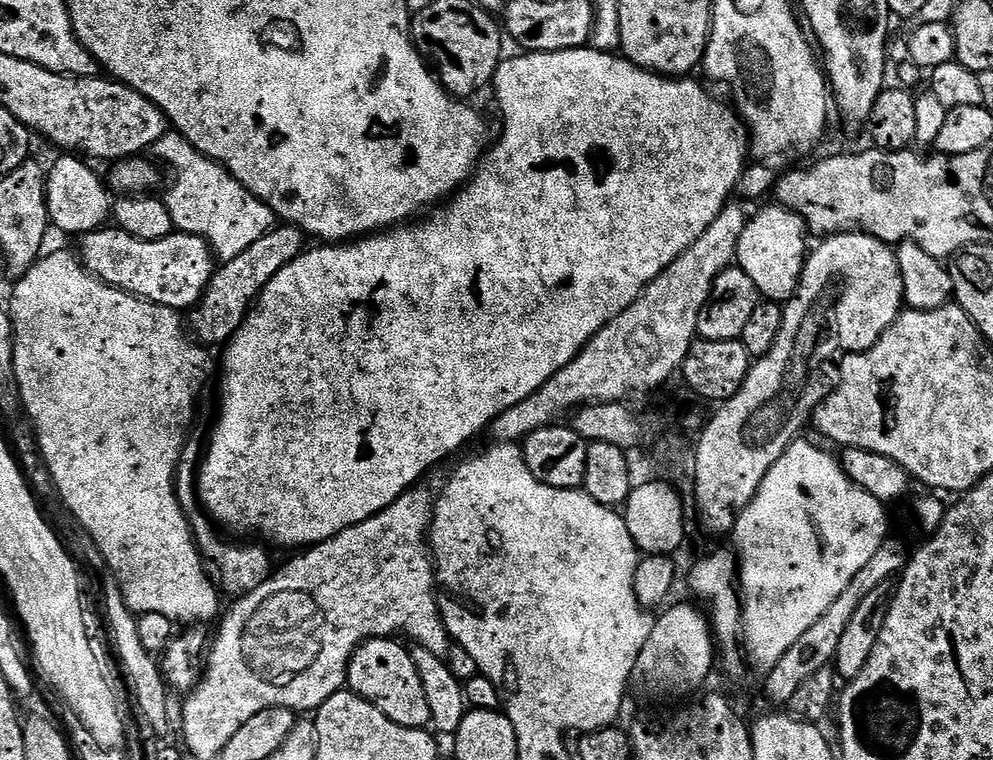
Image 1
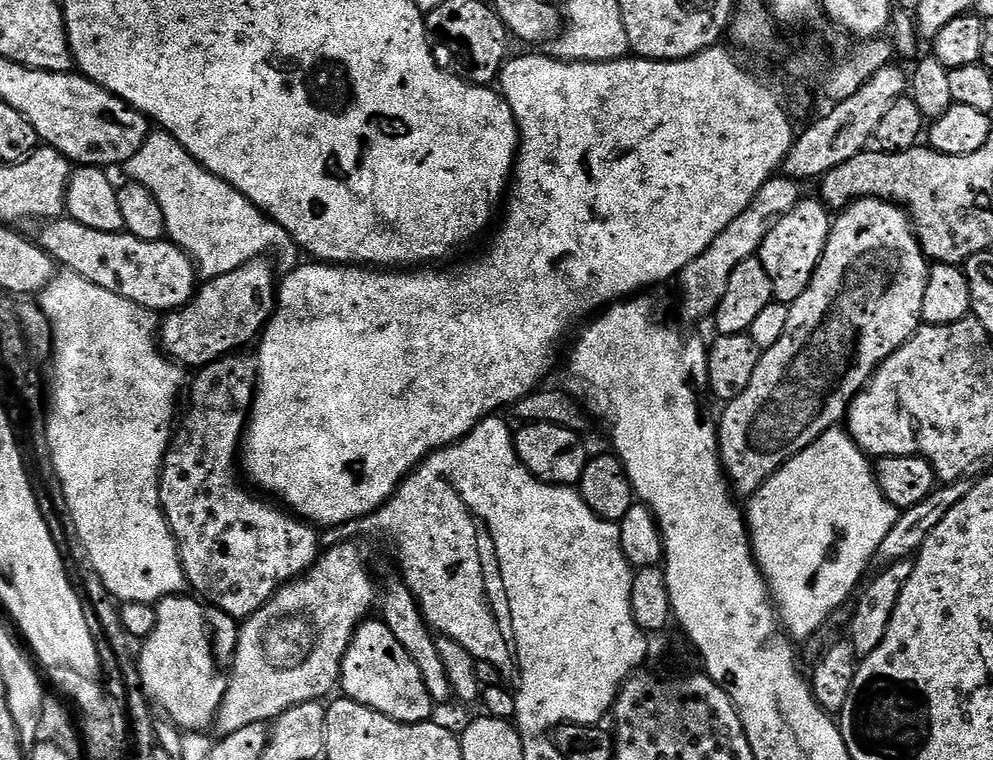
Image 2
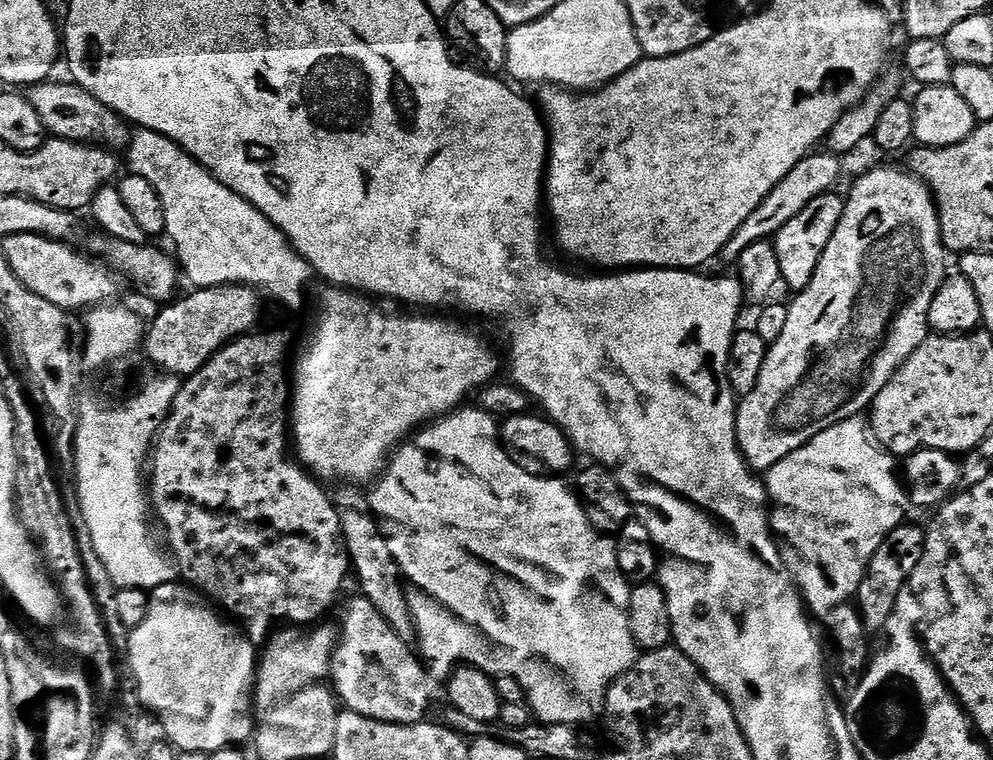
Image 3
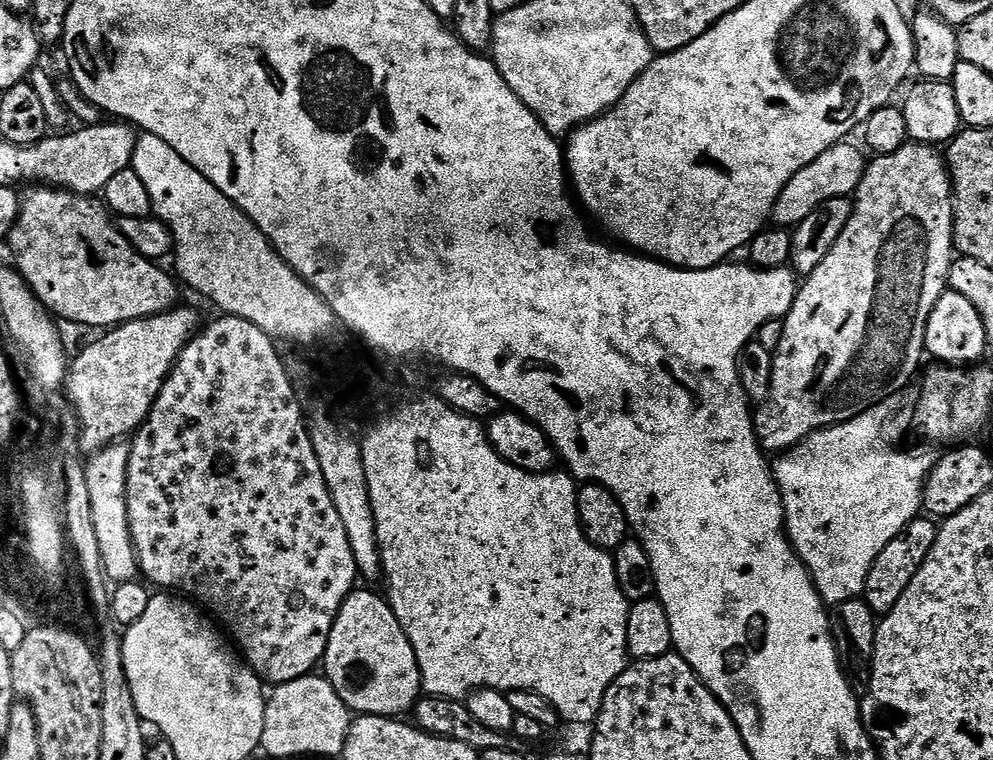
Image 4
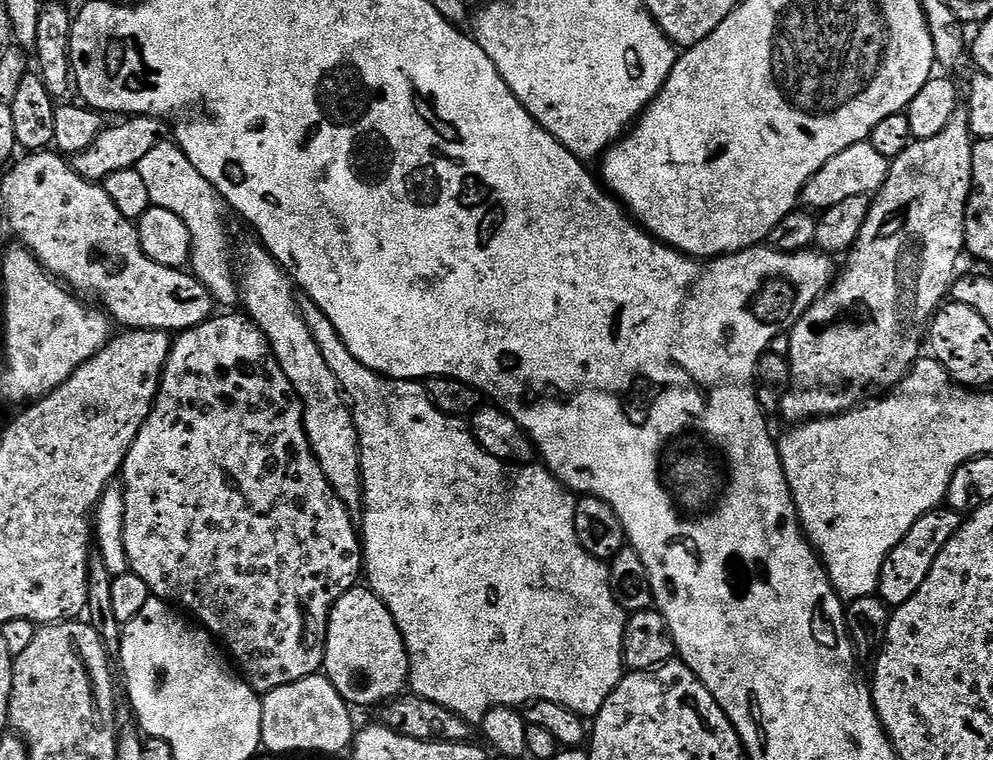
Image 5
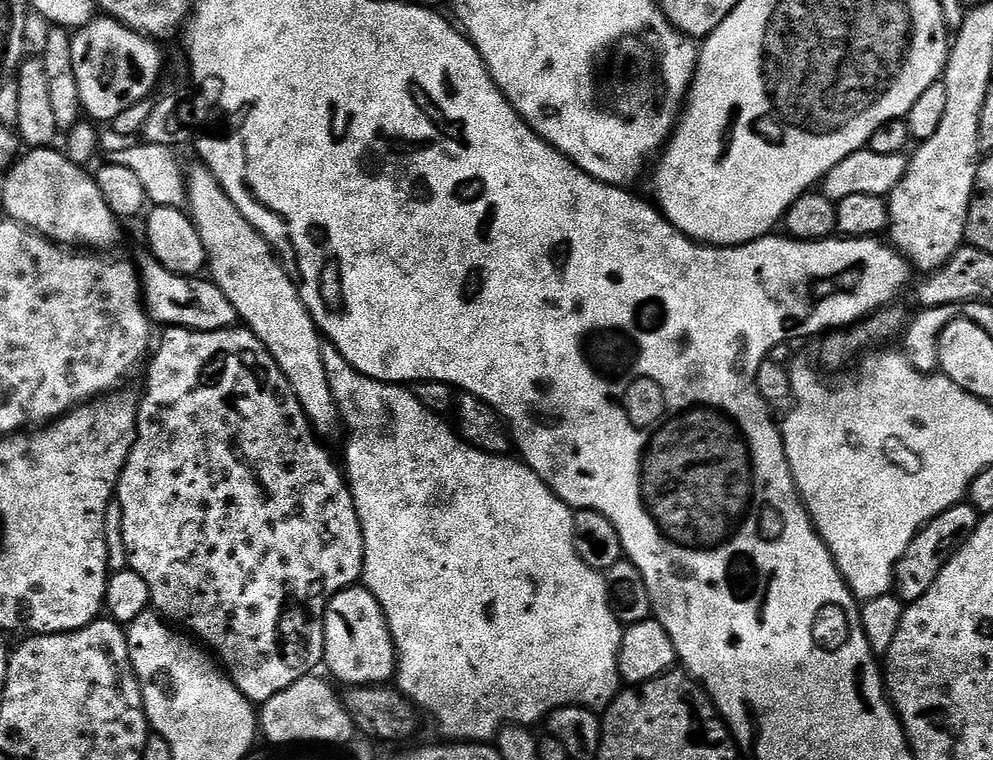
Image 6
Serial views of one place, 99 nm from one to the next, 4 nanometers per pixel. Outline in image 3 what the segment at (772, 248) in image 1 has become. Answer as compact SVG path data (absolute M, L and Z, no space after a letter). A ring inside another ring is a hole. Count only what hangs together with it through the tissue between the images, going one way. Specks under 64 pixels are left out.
M835 191L828 192L825 196L814 198L798 218L790 218L782 230L778 230L774 237L778 266L782 268L781 281L785 289L792 288L793 293L803 292L810 286L814 278L814 270L838 226L844 213L845 197L836 196Z

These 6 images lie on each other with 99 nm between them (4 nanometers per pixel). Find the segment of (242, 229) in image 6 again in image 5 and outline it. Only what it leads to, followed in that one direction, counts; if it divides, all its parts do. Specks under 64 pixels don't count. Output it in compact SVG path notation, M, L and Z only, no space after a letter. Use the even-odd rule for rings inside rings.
M253 242L241 246L240 262L238 258L239 303L244 303L243 311L248 319L257 324L260 333L268 339L282 374L286 374L290 386L294 386L298 394L300 405L304 407L306 438L318 466L322 466L322 474L326 474L326 482L330 482L334 494L338 494L340 501L348 507L348 513L360 518L364 515L364 479L352 409L340 391L338 378L334 378L330 366L326 366L326 358L322 358L322 350L318 350L318 342L314 342L292 292L293 281L263 244Z

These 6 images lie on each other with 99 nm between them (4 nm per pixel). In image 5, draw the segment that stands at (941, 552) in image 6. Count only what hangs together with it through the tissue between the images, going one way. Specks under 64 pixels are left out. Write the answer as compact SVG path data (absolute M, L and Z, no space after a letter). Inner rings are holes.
M937 510L928 512L922 518L918 518L914 526L910 526L906 538L902 538L902 542L898 542L894 550L890 550L886 562L882 562L882 574L878 578L876 590L889 609L894 610L910 602L910 598L918 594L918 586L926 582L926 574L930 574L930 566L934 566L934 558L938 558L940 550L946 546L946 542L950 542L952 535L960 529L961 523L961 513Z

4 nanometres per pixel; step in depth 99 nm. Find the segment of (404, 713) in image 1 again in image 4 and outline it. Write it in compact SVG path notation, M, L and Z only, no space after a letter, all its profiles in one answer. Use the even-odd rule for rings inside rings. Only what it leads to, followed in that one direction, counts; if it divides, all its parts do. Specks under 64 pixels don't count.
M353 590L338 610L322 672L353 713L400 718L403 712L411 713L422 696L414 646L410 646L410 638L406 638L387 599L381 593L360 591Z

